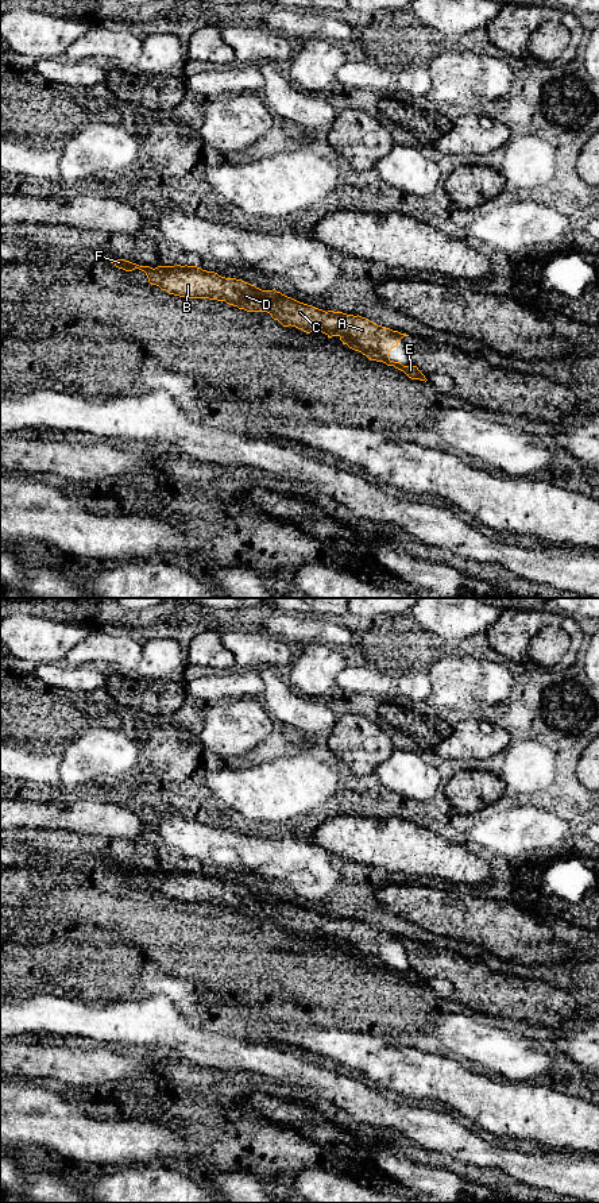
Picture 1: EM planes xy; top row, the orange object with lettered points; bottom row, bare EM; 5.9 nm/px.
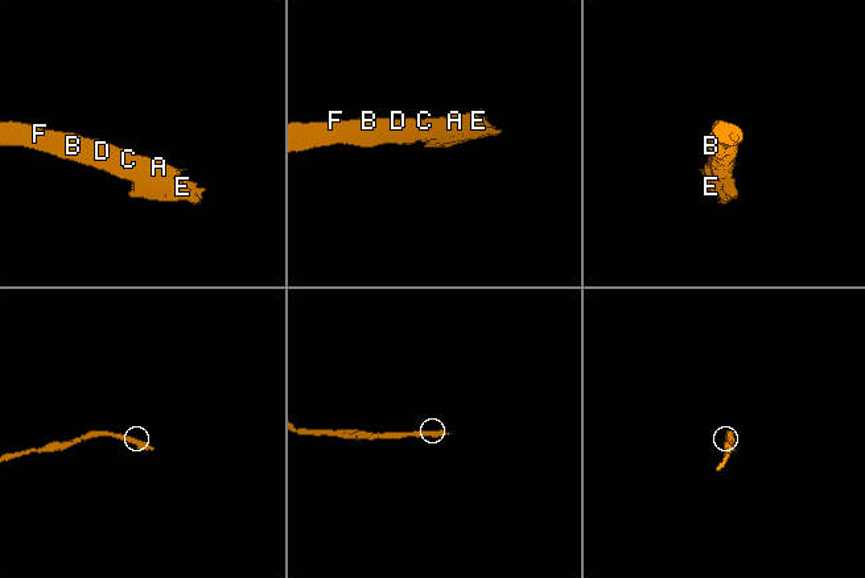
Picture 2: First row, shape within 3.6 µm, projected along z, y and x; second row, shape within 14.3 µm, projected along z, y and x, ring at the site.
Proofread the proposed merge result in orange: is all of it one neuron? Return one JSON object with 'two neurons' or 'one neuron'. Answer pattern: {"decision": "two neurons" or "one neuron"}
{"decision": "one neuron"}

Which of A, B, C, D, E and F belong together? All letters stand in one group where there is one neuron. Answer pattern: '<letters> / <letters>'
A B C D E F

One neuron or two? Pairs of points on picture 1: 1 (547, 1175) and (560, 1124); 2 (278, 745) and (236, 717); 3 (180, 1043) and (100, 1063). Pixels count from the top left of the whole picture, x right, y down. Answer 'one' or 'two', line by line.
1: two
2: two
3: two

